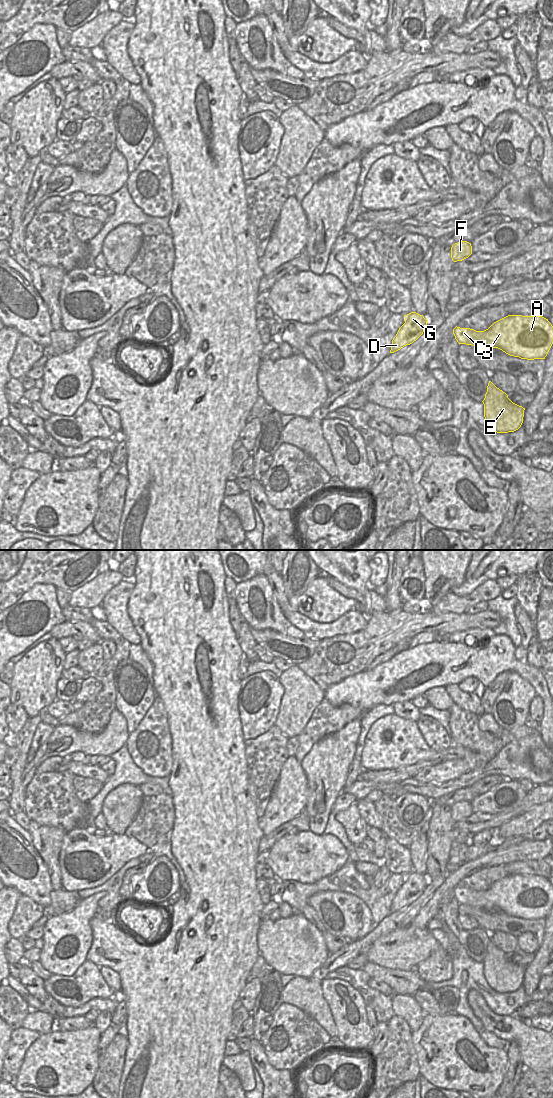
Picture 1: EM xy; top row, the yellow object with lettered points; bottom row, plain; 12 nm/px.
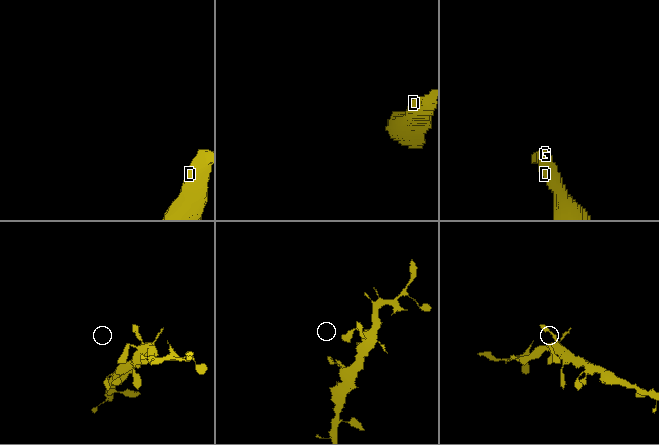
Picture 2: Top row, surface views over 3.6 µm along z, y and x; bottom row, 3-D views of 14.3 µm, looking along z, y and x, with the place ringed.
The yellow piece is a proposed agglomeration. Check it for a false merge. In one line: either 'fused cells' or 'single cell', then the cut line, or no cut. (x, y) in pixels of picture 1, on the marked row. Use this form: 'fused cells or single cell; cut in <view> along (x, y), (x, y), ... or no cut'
single cell; no cut

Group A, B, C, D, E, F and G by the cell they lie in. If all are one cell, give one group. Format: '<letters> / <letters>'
A B C D E F G

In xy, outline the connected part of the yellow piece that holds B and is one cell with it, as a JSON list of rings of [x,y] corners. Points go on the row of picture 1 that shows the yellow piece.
[[[508,315],[484,331],[456,326],[453,334],[459,344],[485,349],[498,348],[510,356],[527,360],[545,359],[553,344],[553,326],[542,316]]]

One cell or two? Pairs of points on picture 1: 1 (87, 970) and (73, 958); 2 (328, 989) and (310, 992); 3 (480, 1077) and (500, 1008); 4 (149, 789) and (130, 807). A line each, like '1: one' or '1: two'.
1: two
2: two
3: two
4: two

